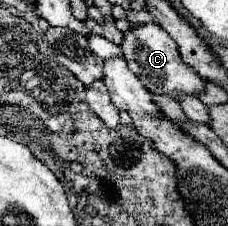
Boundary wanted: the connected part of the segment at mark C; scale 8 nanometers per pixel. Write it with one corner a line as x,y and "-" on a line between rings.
156,22
136,24
128,32
124,32
124,40
120,44
124,58
128,62
128,68
140,78
140,82
156,94
168,94
176,98
176,92
184,94
198,94
204,90
204,80
190,70
190,66
182,64
176,42
170,38
170,34

